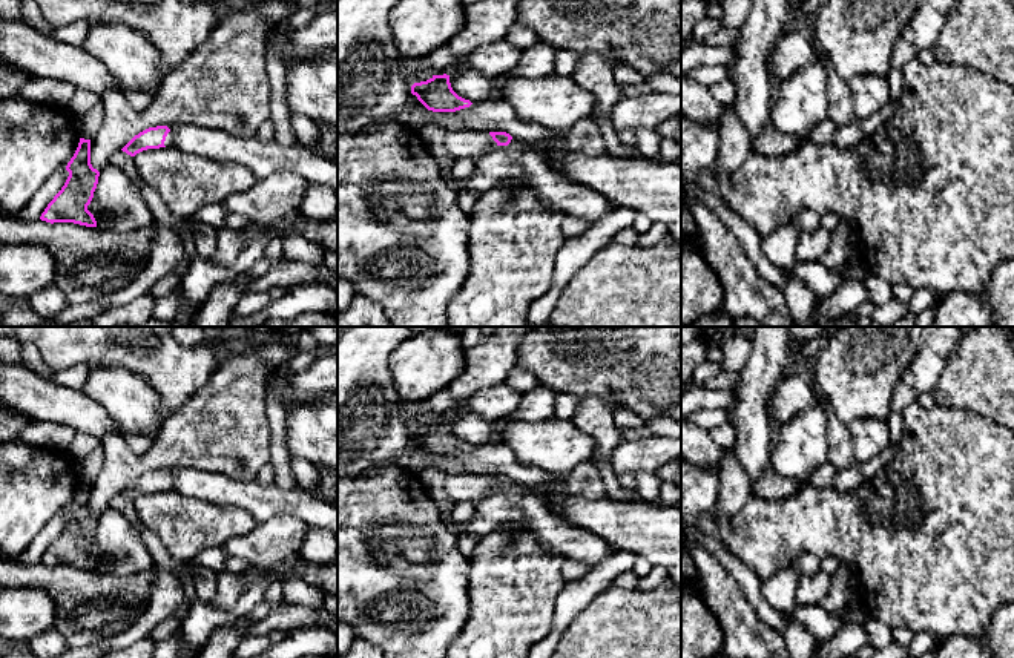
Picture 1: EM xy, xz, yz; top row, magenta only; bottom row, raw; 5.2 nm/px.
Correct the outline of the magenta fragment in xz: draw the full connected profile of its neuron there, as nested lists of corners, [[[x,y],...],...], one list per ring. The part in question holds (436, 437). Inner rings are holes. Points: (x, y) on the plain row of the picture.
[[[446,417],[433,419],[426,425],[414,426],[411,437],[433,456],[456,456],[472,448],[453,434],[449,419]]]

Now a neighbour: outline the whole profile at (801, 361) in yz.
[[[827,327],[819,336],[812,337],[798,354],[790,356],[792,370],[808,370],[816,356],[828,344],[828,331],[833,328],[838,327]]]

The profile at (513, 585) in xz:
[[[500,526],[495,528],[491,534],[482,537],[472,552],[471,571],[468,575],[468,595],[471,606],[468,621],[463,630],[451,641],[446,658],[528,658],[531,647],[546,638],[552,630],[555,600],[566,584],[566,581],[561,578],[563,563],[565,558],[555,557],[543,548],[540,535],[537,535],[532,529],[520,526]]]

